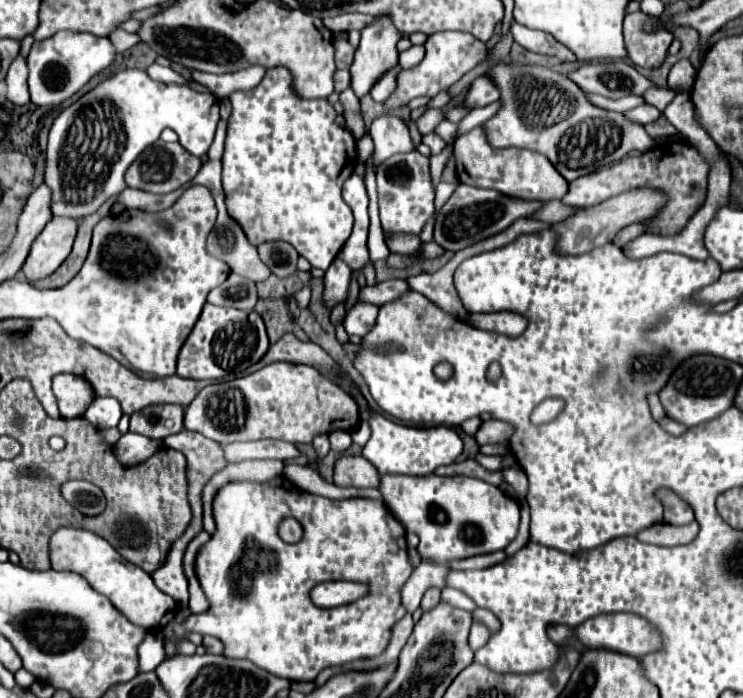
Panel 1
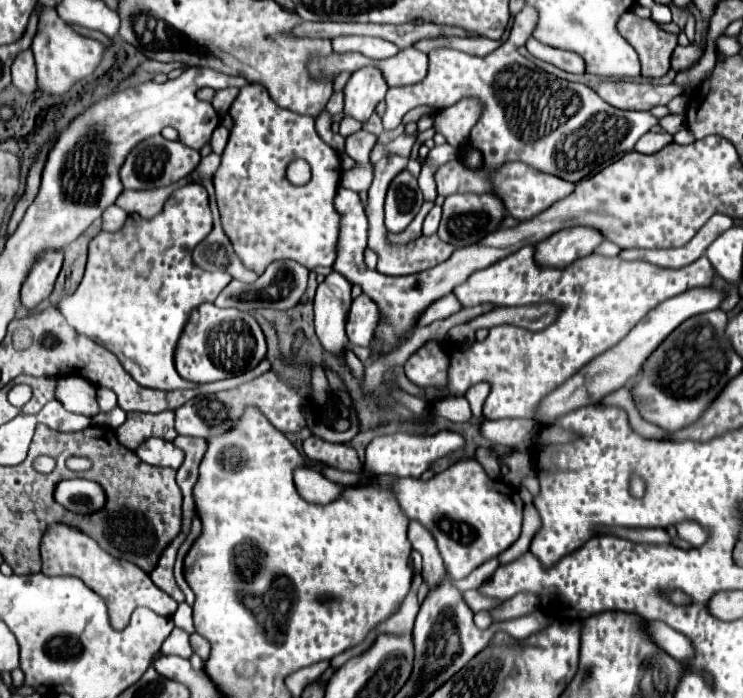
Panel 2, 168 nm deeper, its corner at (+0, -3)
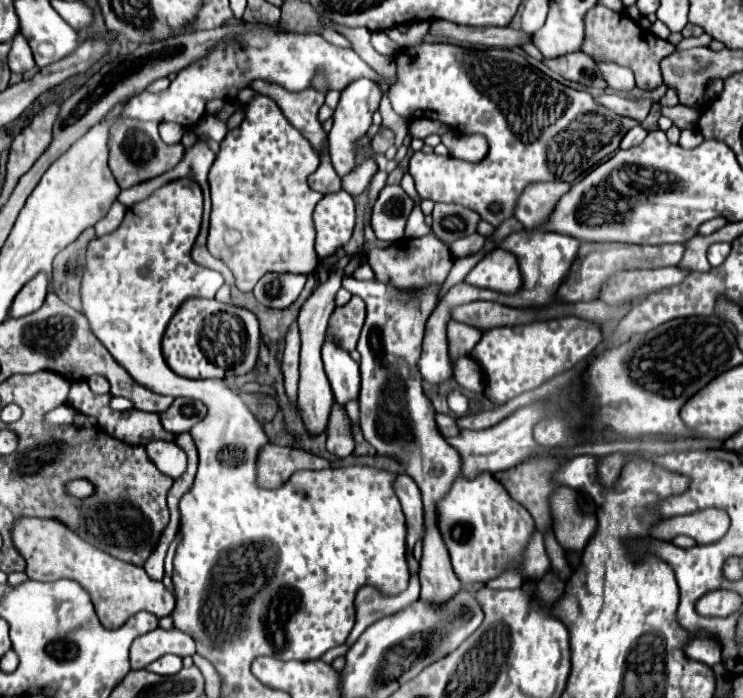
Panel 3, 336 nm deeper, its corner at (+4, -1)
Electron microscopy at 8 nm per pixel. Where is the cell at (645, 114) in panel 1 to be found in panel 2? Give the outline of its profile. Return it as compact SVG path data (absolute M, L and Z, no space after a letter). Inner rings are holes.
M666 115L666 117L660 119L658 125L660 125L664 131L668 131L670 135L674 135L674 133L680 131L686 123L684 123L684 115Z

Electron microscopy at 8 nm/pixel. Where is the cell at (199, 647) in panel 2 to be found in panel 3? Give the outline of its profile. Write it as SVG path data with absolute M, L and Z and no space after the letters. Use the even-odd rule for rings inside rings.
M154 629L152 633L144 633L136 637L136 641L130 647L130 665L132 669L144 669L154 659L172 653L178 657L194 655L196 645L194 639L188 633L182 633L178 629Z

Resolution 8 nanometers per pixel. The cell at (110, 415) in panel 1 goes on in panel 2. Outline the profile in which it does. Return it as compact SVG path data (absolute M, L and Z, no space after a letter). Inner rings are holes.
M100 387L98 389L98 407L100 407L100 413L110 413L114 407L118 407L116 393L110 391L110 389Z

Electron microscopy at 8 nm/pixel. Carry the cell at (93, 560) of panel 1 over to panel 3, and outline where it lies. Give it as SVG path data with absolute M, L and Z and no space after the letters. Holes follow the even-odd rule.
M22 517L12 527L12 541L18 553L26 561L26 575L30 579L36 579L36 581L74 579L78 581L88 591L100 623L108 629L116 629L124 625L124 621L138 611L148 611L156 617L166 617L174 609L174 597L162 585L162 581L152 581L142 567L128 565L88 545L84 539L68 531L64 523L56 519Z

